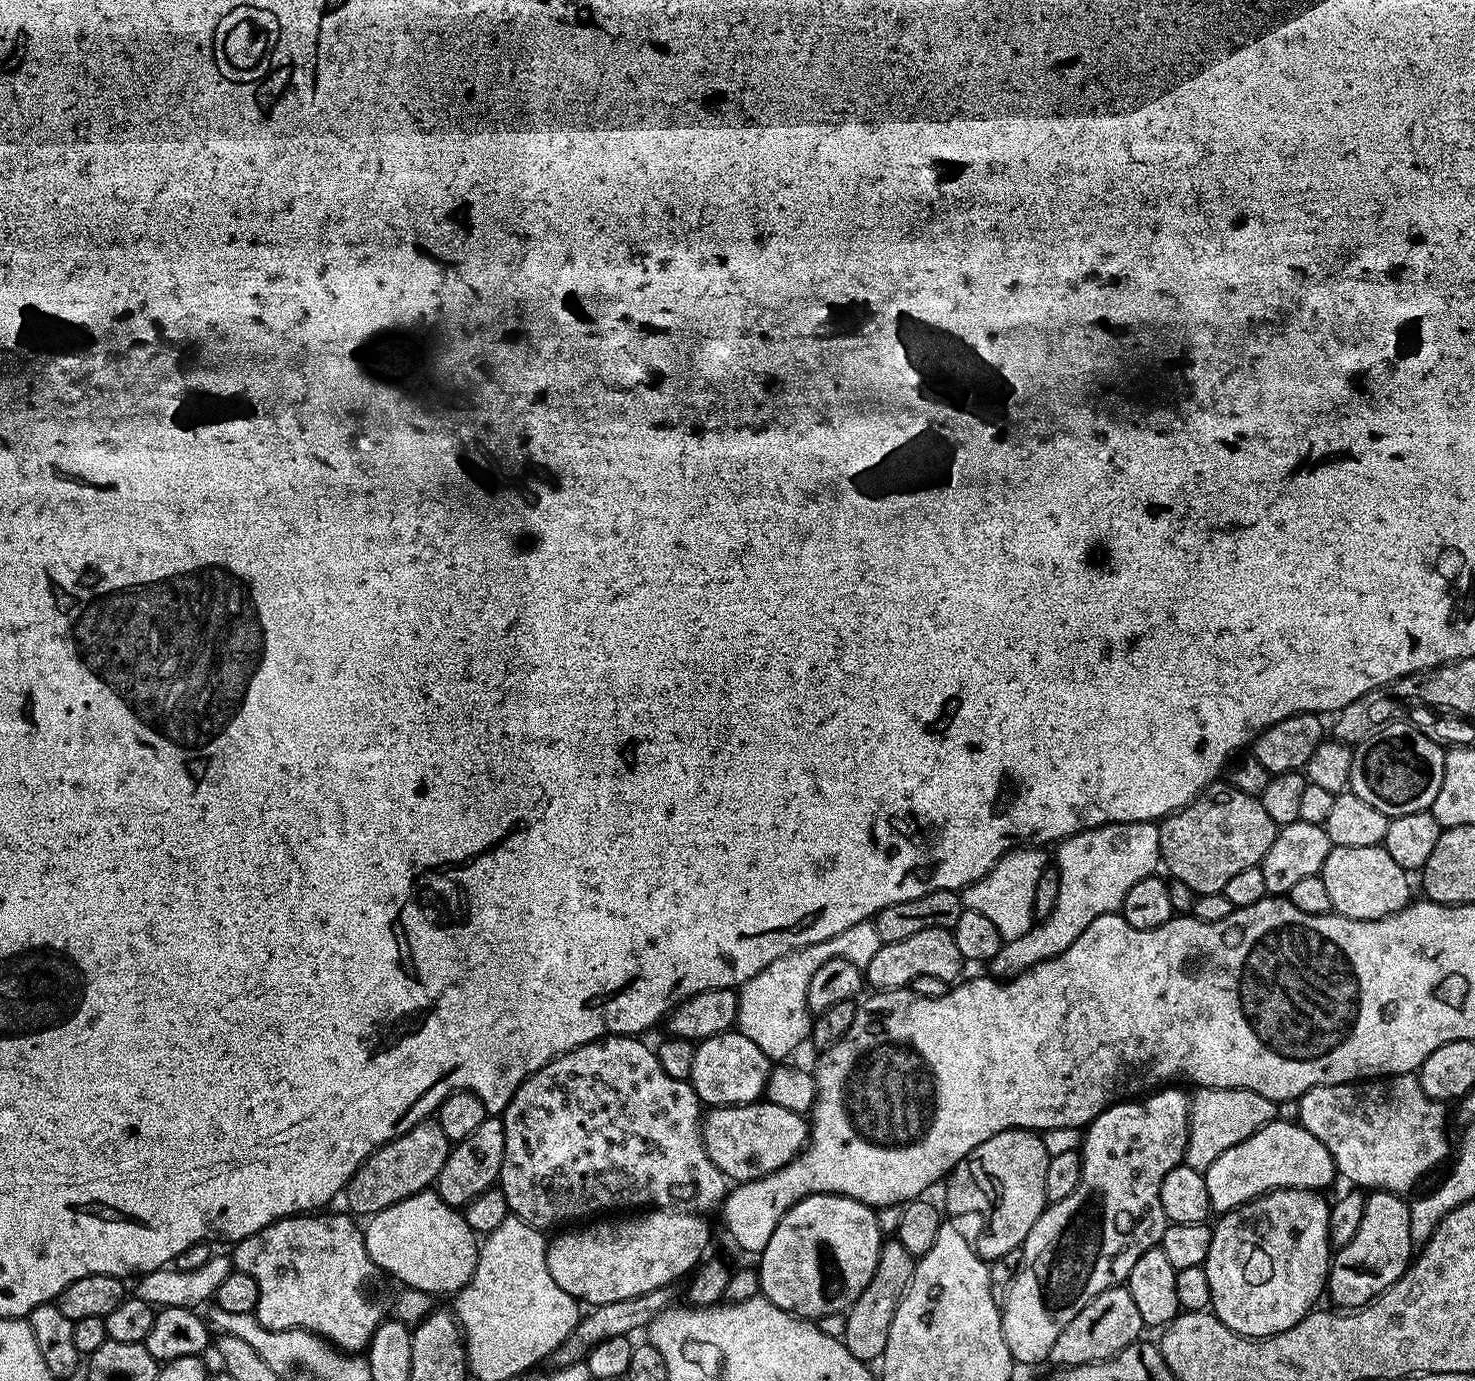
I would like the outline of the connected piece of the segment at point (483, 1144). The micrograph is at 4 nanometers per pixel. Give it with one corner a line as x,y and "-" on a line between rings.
503,1119
484,1120
482,1126
478,1126
478,1130
474,1130
474,1134
455,1141
454,1147
446,1158
446,1166
442,1166
440,1176
435,1182
434,1191
449,1207
455,1210
463,1209
499,1181
505,1150
506,1134

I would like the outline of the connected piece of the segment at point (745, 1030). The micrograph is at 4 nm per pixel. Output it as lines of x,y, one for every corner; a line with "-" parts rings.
865,922
835,936
825,944
812,944
798,952
778,958
754,978
740,985
736,1024
738,1030
754,1046
761,1048
768,1059
784,1062
788,1055
810,1036
810,1013
808,1010
808,991
810,980
828,960
837,958
854,962
860,969
867,969
870,958
878,954
882,941
875,923

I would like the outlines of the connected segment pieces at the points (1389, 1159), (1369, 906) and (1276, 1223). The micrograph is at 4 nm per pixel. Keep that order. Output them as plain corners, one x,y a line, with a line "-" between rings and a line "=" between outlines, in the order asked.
1415,1075
1389,1076
1376,1078
1371,1082
1353,1082
1351,1084
1319,1084
1306,1090
1299,1097
1299,1124
1330,1154
1336,1163
1337,1173
1349,1180
1349,1185
1360,1190
1379,1190
1408,1194
1408,1191
1427,1174
1436,1168
1448,1156
1448,1116
1444,1113
1445,1105
1430,1098
1422,1090
=
1381,845
1334,846
1320,871
1330,893
1332,911
1355,920
1381,920
1408,907
1412,896
1409,873
=
1283,1188
1266,1193
1265,1196
1254,1198
1242,1206
1238,1206
1233,1212
1223,1213
1220,1220
1212,1228
1210,1238
1210,1254
1202,1267
1206,1270
1206,1278
1210,1278
1210,1305
1211,1311
1230,1330
1234,1330
1239,1336
1251,1336
1253,1338
1263,1338
1266,1336
1277,1336
1279,1332
1290,1330
1301,1318
1308,1315
1317,1307
1316,1299
1323,1297
1326,1292
1328,1282
1328,1270
1330,1267
1330,1245
1328,1243
1328,1214
1330,1211
1329,1201
1324,1201
1319,1191
1311,1192
1305,1188

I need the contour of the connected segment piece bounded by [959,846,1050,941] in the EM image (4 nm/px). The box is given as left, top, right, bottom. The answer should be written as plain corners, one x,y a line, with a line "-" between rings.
1017,846
987,872
982,879
967,884
959,893
965,909
983,914
998,930
1001,941
1022,938
1034,927
1034,900
1043,871
1050,866
1050,856
1040,846

